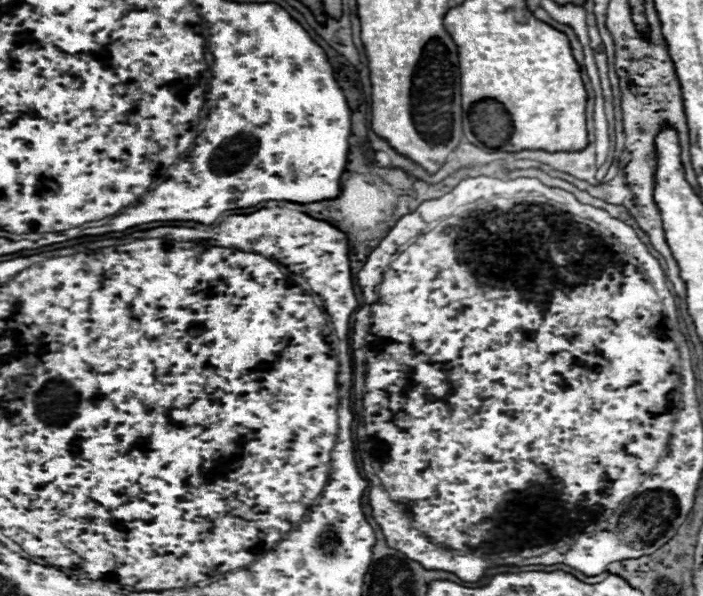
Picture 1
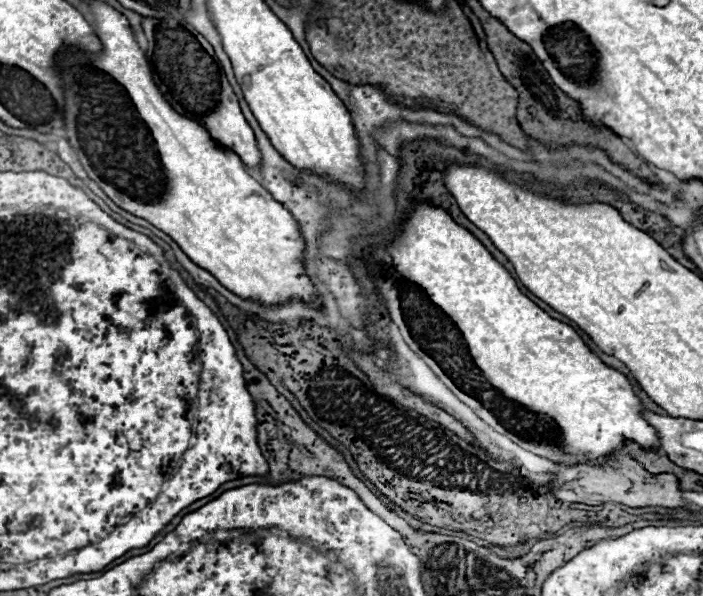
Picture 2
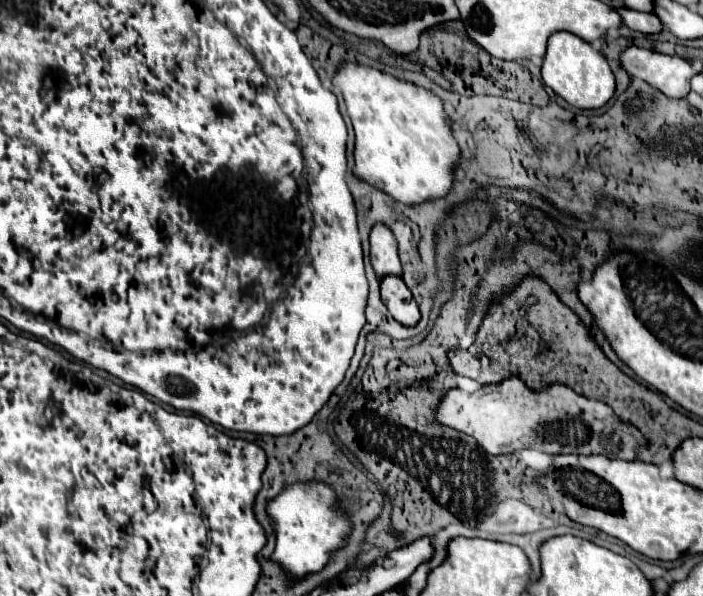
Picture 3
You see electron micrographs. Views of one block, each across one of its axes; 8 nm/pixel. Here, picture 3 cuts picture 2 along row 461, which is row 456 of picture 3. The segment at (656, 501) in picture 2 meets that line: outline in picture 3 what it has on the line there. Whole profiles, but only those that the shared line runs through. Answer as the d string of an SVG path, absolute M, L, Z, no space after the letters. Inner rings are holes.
M516 376L484 386L478 392L448 390L440 398L434 418L446 428L472 436L486 454L534 448L546 454L606 454L608 458L636 460L636 448L644 444L642 434L634 426L616 420L606 404L578 396L572 388L558 382L534 392Z

